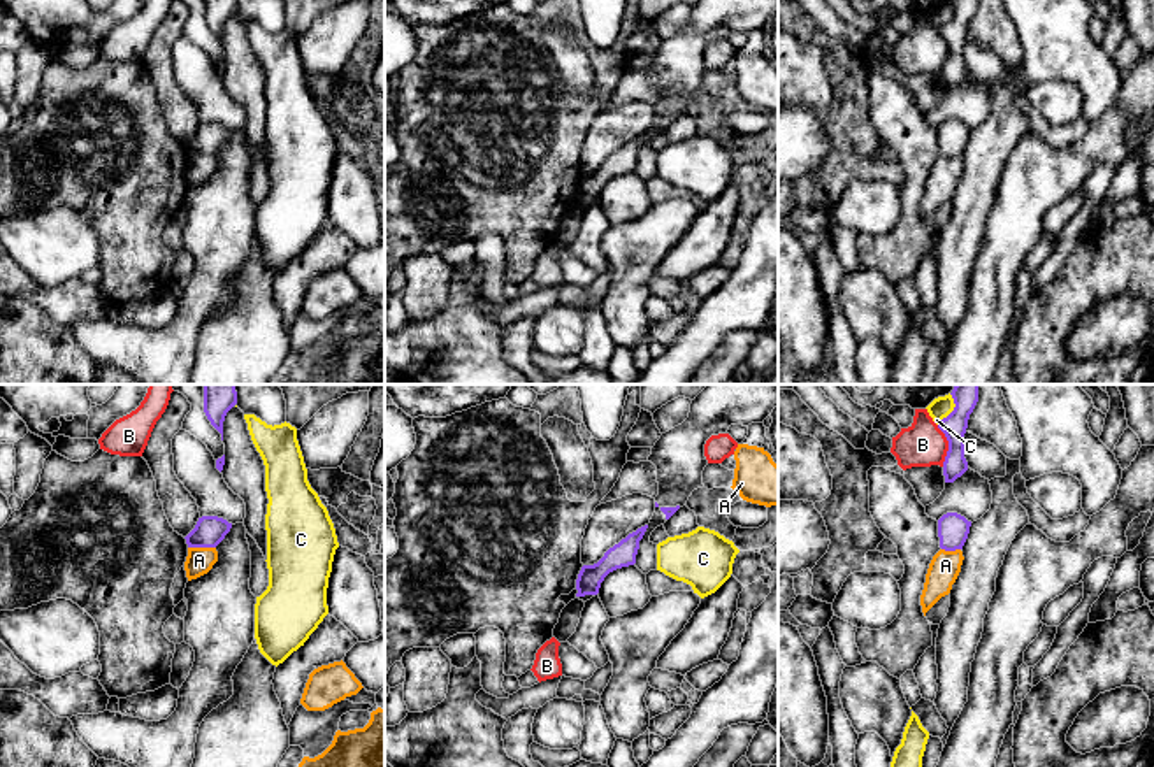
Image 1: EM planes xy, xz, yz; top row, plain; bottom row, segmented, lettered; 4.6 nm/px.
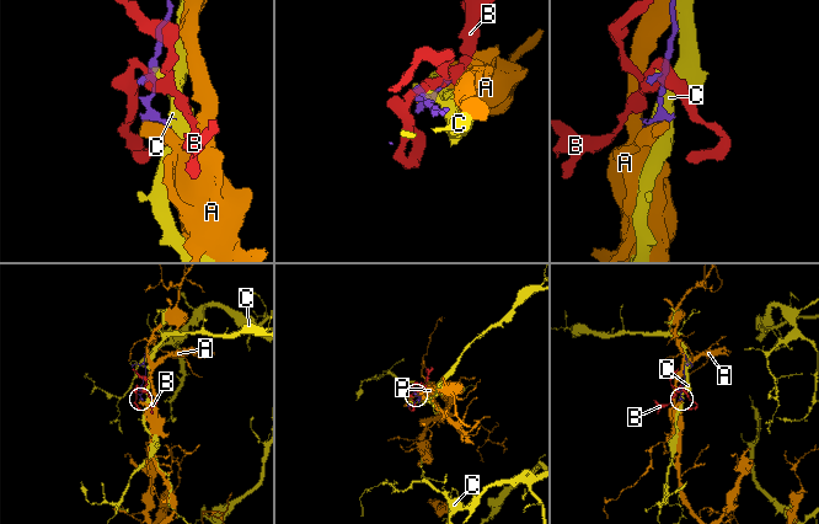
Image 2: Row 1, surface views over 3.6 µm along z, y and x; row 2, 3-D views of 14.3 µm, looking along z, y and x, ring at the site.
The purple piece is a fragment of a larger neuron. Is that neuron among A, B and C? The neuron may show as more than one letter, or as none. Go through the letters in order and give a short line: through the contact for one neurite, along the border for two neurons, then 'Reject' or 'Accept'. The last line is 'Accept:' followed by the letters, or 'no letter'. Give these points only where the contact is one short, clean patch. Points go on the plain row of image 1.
A: Reject
B: Line: yz (937, 32), (947, 48), (944, 72). Reject
C: Reject
Accept: no letter

